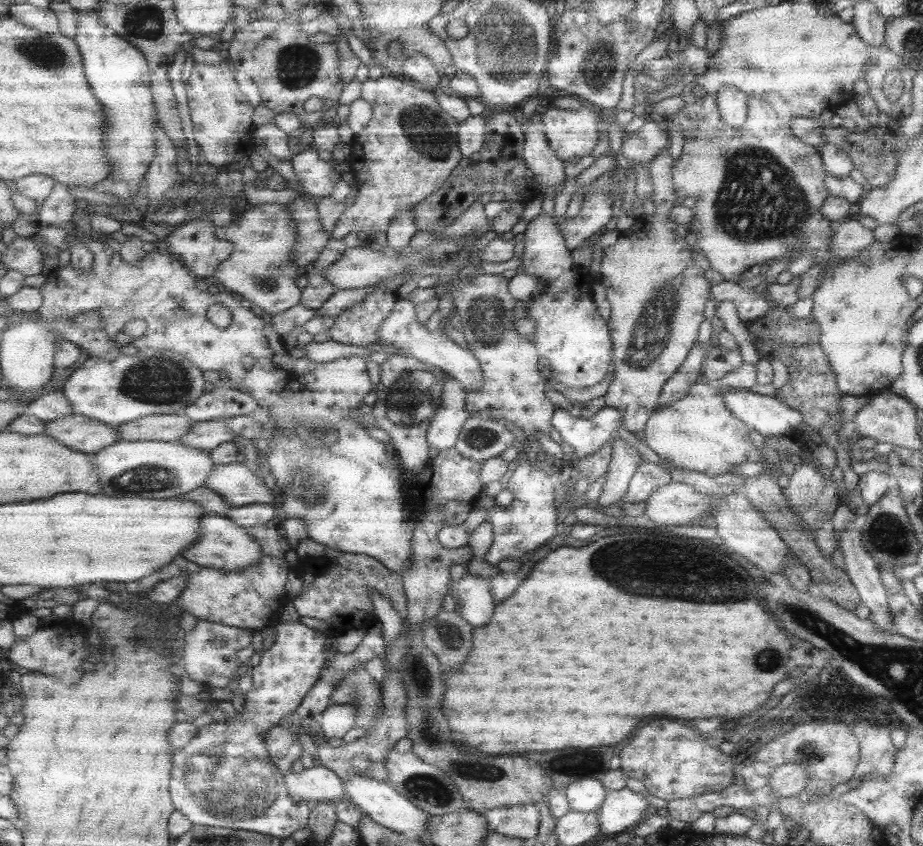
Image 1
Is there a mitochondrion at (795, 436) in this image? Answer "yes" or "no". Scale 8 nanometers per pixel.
no

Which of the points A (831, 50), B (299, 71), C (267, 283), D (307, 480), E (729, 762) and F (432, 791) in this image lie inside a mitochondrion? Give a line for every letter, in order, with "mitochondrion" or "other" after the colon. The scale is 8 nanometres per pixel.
A: other
B: mitochondrion
C: mitochondrion
D: mitochondrion
E: other
F: mitochondrion

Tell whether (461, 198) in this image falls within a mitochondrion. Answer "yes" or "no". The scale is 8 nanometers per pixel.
no

